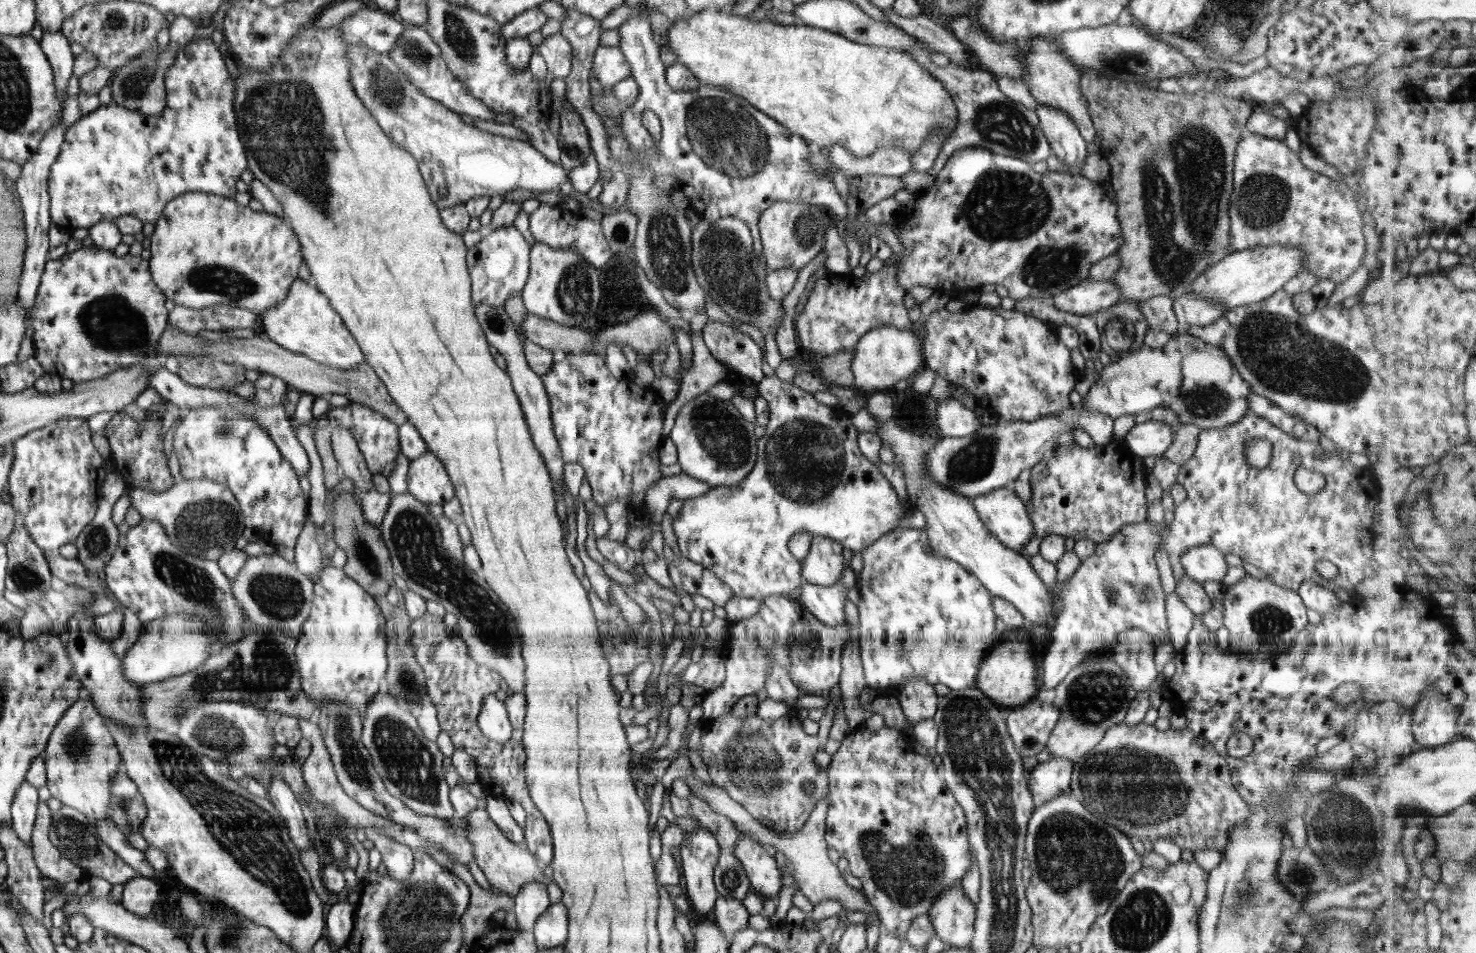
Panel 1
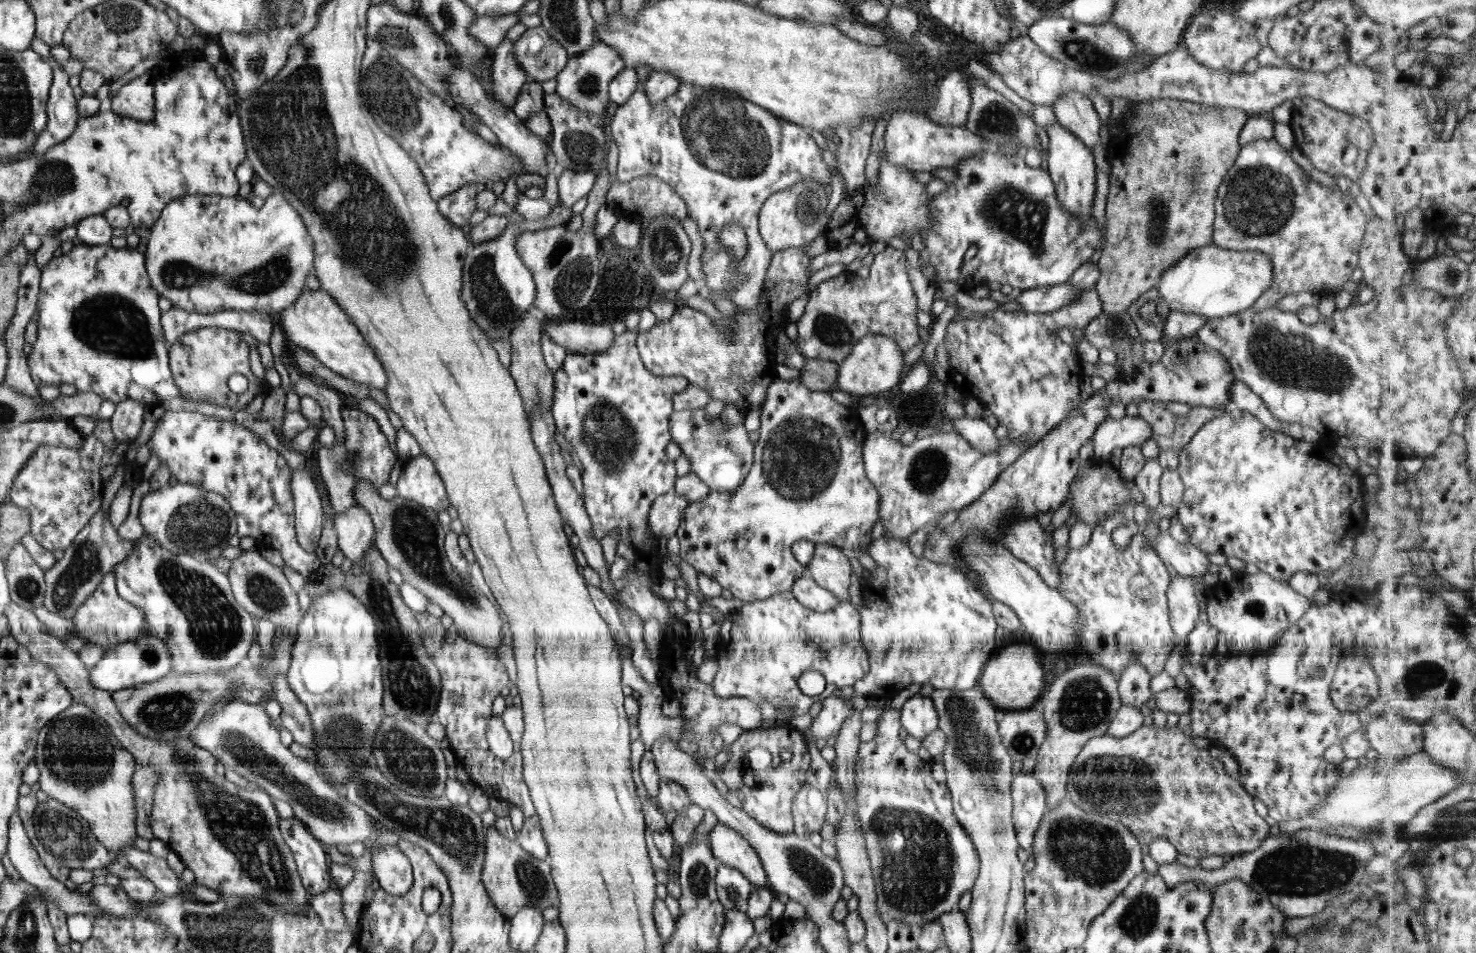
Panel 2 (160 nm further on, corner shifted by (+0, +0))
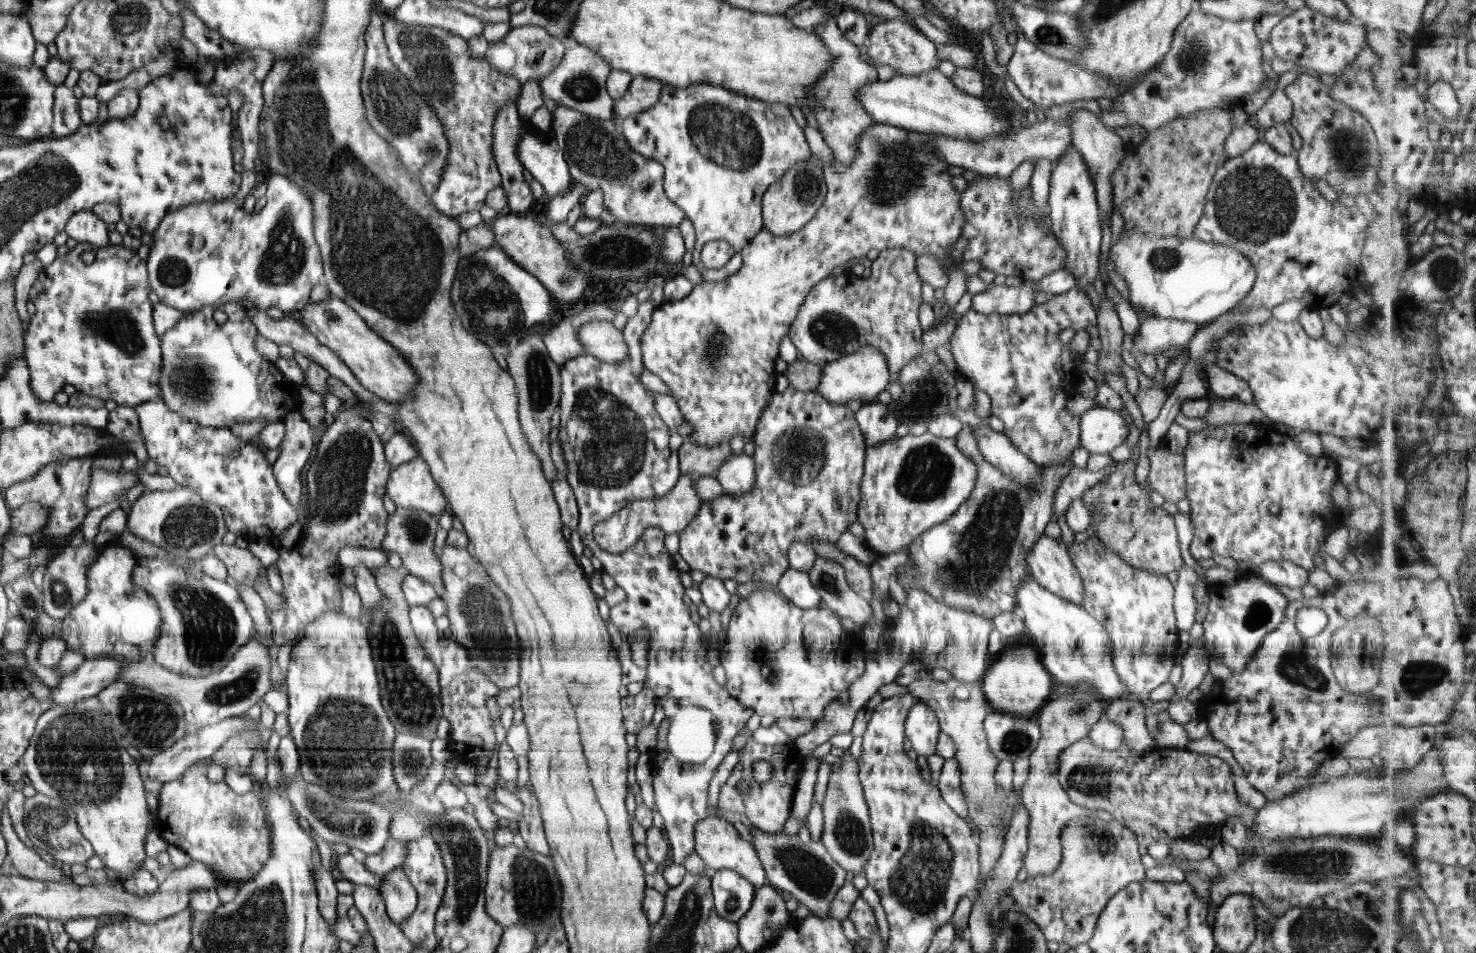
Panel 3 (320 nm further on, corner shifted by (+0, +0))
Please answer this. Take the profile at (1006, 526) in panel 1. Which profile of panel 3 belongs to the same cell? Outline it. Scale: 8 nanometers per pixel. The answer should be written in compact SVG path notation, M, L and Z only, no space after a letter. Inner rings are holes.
M1043 534L1036 544L1026 553L1026 565L1029 574L1038 584L1041 584L1048 592L1062 597L1064 600L1081 605L1084 598L1083 582L1074 564L1070 562L1068 548L1062 540Z

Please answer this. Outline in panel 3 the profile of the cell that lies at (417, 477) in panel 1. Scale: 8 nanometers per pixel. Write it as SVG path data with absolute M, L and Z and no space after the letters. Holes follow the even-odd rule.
M420 456L392 468L392 476L387 482L387 495L397 507L416 508L435 516L444 513L449 506L445 493L430 472L429 464Z

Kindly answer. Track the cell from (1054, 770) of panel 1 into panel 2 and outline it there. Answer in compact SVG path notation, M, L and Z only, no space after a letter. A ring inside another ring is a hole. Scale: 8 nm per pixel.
M1020 772L1012 782L1014 800L1014 831L1019 848L1030 851L1034 843L1034 833L1046 814L1046 793L1034 774Z

